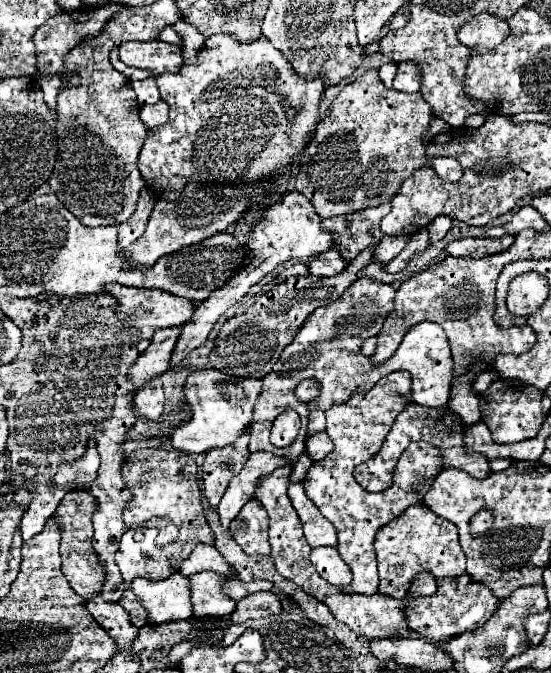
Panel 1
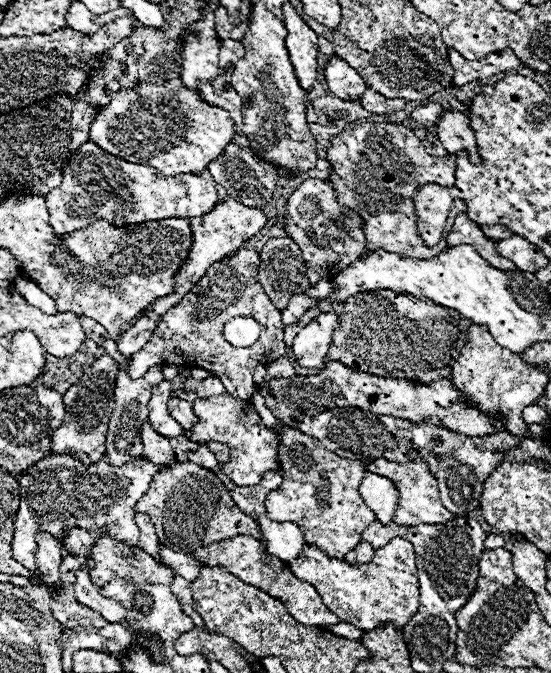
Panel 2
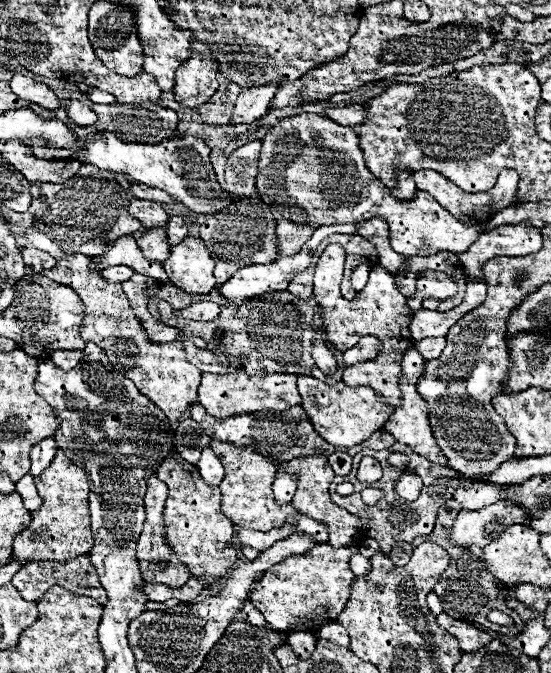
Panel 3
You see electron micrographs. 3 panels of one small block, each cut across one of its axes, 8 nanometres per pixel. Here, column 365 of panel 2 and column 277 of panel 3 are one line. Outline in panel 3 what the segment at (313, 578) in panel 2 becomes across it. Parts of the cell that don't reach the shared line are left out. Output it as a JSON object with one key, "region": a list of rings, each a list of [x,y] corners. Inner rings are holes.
{"region":[[[318,544],[318,548],[312,548],[302,556],[290,556],[290,560],[282,560],[282,564],[276,564],[270,572],[264,572],[252,588],[250,602],[264,614],[266,622],[276,632],[318,632],[322,624],[334,622],[338,612],[346,606],[350,584],[354,580],[348,562],[356,552],[356,544],[348,548]]]}

